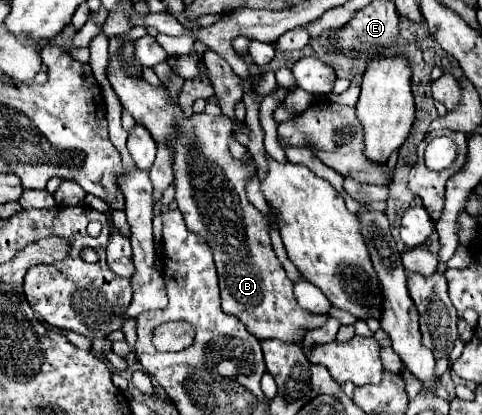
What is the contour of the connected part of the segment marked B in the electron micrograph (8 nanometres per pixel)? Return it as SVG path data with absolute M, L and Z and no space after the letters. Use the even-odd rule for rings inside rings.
M110 56L106 74L124 110L136 124L144 126L152 138L172 152L172 172L178 210L190 232L206 240L218 268L222 310L244 322L258 340L276 338L288 344L302 342L308 330L320 328L326 316L312 314L296 302L292 282L286 276L270 242L266 216L246 198L246 184L256 174L256 166L236 160L228 150L232 120L224 114L186 116L178 102L172 102L164 86L152 86L142 78L132 78L124 70L124 56Z

